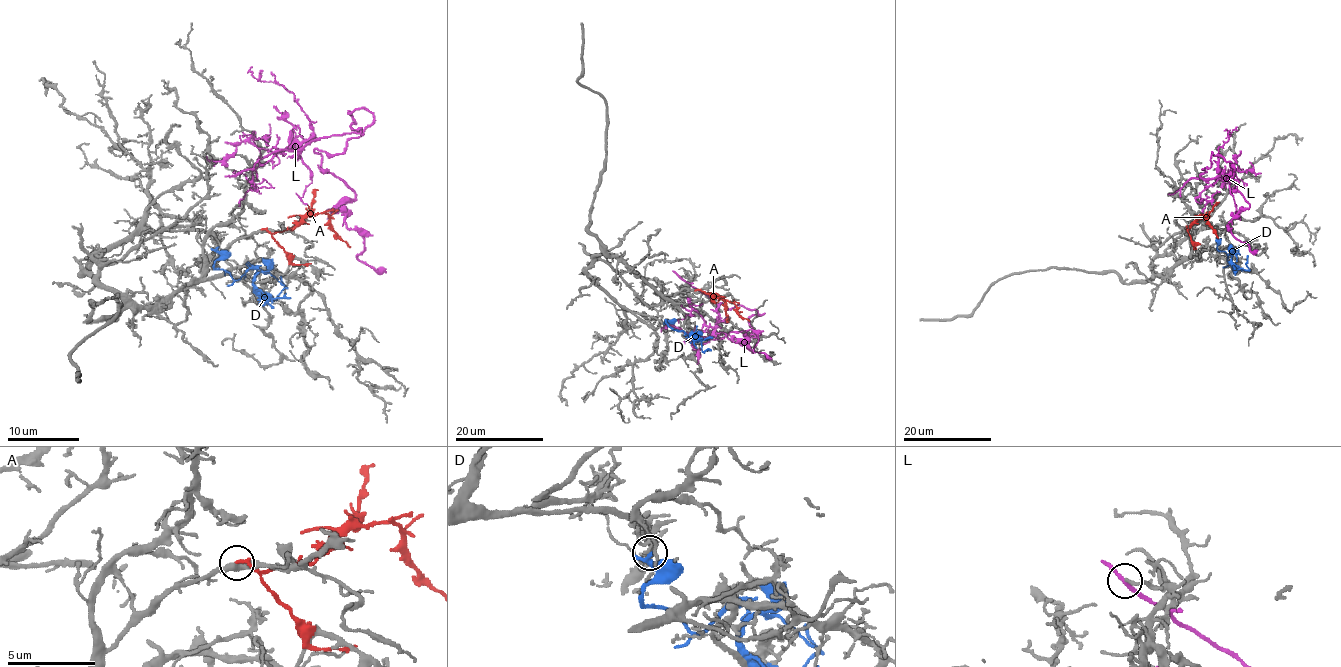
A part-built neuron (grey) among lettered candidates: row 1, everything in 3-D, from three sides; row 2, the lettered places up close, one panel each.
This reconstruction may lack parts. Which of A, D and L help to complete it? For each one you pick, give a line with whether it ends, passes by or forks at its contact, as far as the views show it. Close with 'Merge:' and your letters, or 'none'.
Merge: none

